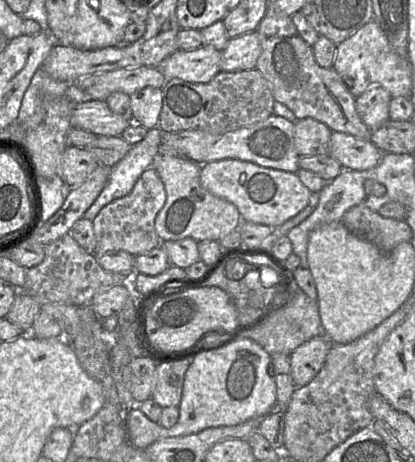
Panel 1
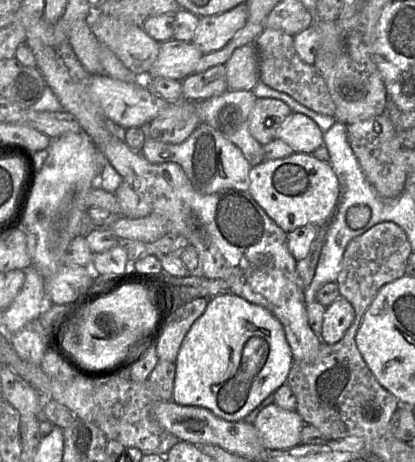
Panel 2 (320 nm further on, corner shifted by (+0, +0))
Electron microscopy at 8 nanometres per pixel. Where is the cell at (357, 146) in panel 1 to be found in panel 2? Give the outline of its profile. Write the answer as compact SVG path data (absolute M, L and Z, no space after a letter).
M292 112L276 132L275 139L282 140L295 153L312 154L324 145L324 135L318 124L308 116Z

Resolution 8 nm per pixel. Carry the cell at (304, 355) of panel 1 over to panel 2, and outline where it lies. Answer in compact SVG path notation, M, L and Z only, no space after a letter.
M343 297L337 298L324 313L321 341L329 345L339 342L350 328L354 318L355 311L351 303Z

